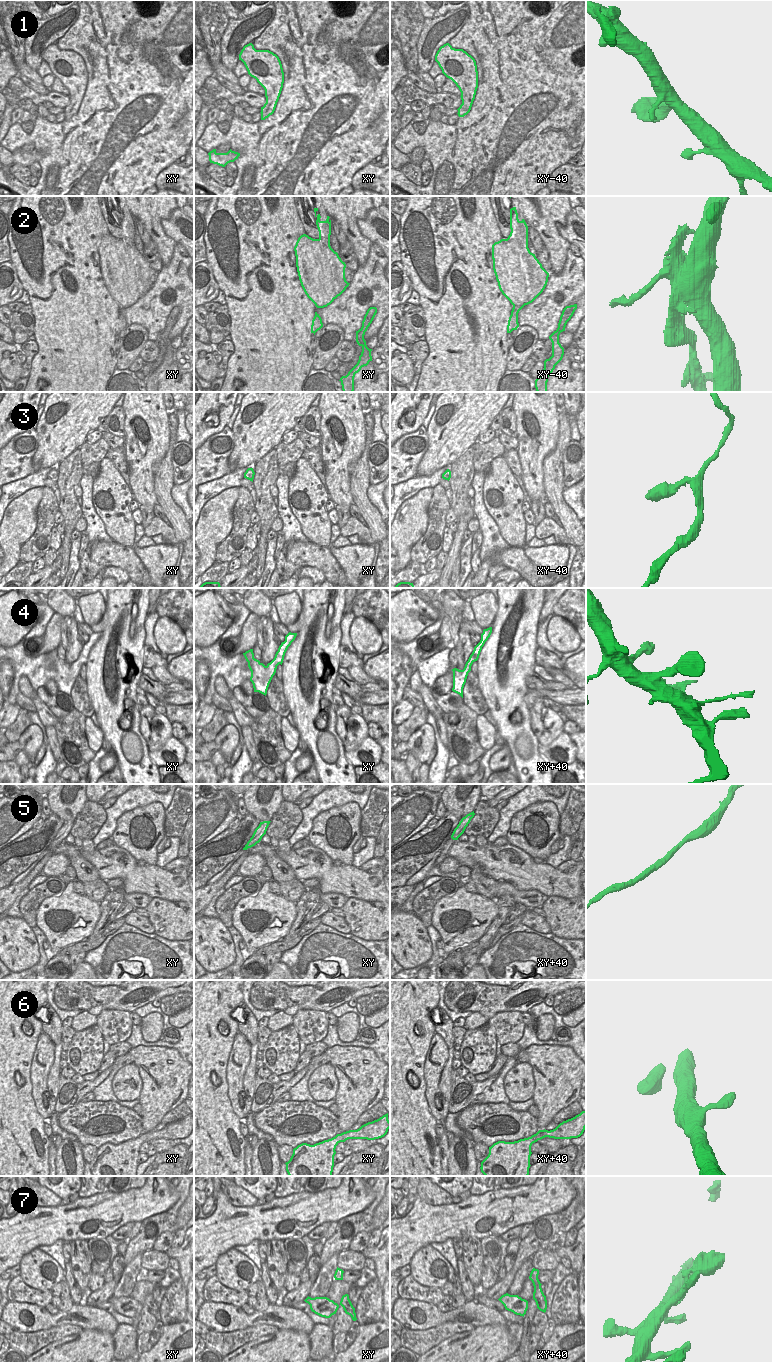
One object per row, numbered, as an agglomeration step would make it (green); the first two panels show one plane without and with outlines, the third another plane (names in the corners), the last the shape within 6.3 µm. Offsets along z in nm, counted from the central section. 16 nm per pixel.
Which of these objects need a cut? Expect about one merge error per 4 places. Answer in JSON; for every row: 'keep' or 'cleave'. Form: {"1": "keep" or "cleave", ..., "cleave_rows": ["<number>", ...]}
{"1": "keep", "2": "cleave", "3": "keep", "4": "cleave", "5": "keep", "6": "keep", "7": "keep", "cleave_rows": ["2", "4"]}

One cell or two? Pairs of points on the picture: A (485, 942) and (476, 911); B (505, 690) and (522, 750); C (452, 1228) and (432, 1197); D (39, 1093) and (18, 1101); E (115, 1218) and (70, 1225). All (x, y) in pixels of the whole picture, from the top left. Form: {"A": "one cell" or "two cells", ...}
{"A": "two cells", "B": "one cell", "C": "two cells", "D": "two cells", "E": "one cell"}

